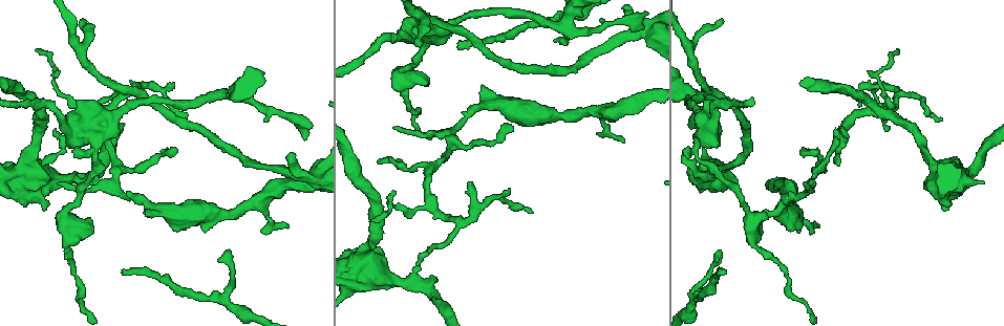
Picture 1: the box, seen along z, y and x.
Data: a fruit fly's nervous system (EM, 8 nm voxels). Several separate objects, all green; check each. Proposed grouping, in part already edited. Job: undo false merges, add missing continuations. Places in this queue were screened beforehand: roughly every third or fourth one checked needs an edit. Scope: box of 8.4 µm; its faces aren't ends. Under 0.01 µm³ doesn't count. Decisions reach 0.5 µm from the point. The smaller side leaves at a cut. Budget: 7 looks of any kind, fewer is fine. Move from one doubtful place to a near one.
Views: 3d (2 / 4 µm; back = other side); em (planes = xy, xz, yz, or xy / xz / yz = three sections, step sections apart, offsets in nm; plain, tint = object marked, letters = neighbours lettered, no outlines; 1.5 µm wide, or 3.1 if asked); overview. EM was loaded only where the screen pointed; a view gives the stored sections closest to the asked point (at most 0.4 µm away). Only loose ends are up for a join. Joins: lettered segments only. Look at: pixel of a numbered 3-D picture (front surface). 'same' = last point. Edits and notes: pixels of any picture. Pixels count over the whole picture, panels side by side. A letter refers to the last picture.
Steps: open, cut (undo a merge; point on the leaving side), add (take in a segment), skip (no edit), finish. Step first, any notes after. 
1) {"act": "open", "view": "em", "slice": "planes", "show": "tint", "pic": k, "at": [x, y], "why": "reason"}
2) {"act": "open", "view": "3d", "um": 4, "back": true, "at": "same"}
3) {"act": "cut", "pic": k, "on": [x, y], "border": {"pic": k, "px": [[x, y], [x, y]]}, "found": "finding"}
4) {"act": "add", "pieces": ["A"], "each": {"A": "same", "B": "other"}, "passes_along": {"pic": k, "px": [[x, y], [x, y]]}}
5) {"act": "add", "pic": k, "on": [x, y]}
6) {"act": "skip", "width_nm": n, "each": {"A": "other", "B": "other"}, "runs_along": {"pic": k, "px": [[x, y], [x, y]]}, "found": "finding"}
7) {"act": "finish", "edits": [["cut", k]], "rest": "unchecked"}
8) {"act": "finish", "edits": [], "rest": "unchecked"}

{"act": "open", "view": "em", "slice": "xy", "step": 4, "show": "tint", "pic": 1, "at": [451, 139]}

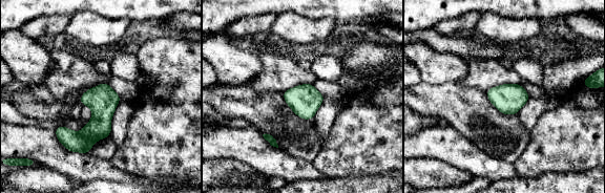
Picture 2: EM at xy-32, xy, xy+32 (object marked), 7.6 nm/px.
{"act": "open", "view": "em", "slice": "planes", "show": "letters", "at": "same"}

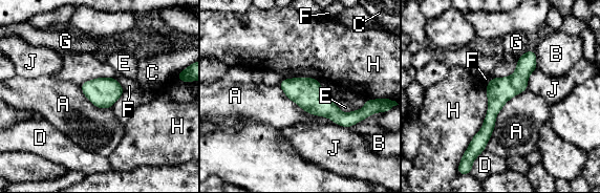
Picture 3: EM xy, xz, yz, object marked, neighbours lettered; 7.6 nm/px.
{"act": "skip", "each": {"A": "other", "B": "other", "C": "other", "D": "other", "E": "other", "F": "other", "G": "other", "H": "other", "J": "other"}, "border": {"pic": 3, "px": [[527, 88], [496, 114], [485, 149]]}, "found": "continuous, no second cell"}

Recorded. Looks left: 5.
{"act": "open", "view": "3d", "um": 4, "pic": 1, "at": [389, 159], "why": "an open end"}

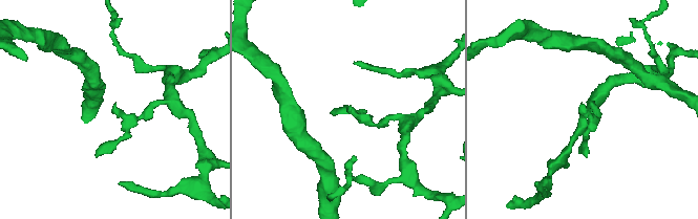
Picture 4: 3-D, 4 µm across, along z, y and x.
{"act": "open", "view": "em", "slice": "planes", "show": "tint", "pic": 4, "at": [115, 102]}

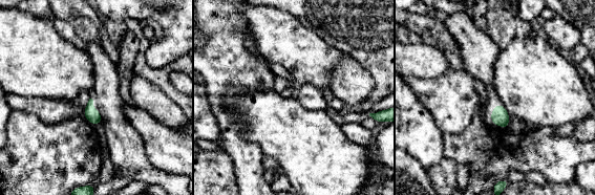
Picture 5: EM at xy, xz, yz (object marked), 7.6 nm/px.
{"act": "open", "view": "em", "slice": "planes", "show": "letters", "at": "same"}

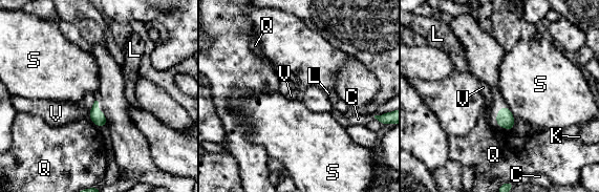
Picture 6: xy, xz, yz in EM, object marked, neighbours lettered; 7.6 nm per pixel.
{"act": "skip", "width_nm": 110, "each": {"C": "other", "K": "other", "L": "other", "Q": "other", "S": "other", "V": "other"}, "border": {"pic": 6, "px": [[508, 106], [514, 116]]}, "found": "no lettered segment goes on from it"}

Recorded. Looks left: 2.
{"act": "open", "view": "em", "slice": "planes", "show": "letters", "pic": 1, "at": [890, 128], "why": "tapers out"}

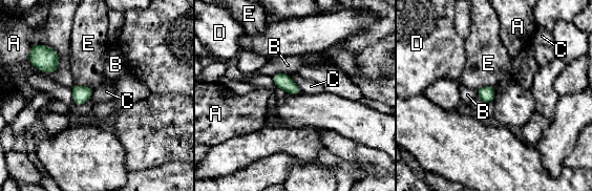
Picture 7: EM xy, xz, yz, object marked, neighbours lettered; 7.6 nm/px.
{"act": "skip", "each": {"A": "other", "B": "other", "C": "other", "D": "other", "E": "other"}, "found": "no lettered segment goes on from it"}

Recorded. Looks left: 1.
{"act": "finish", "edits": [], "rest": "unchecked"}

